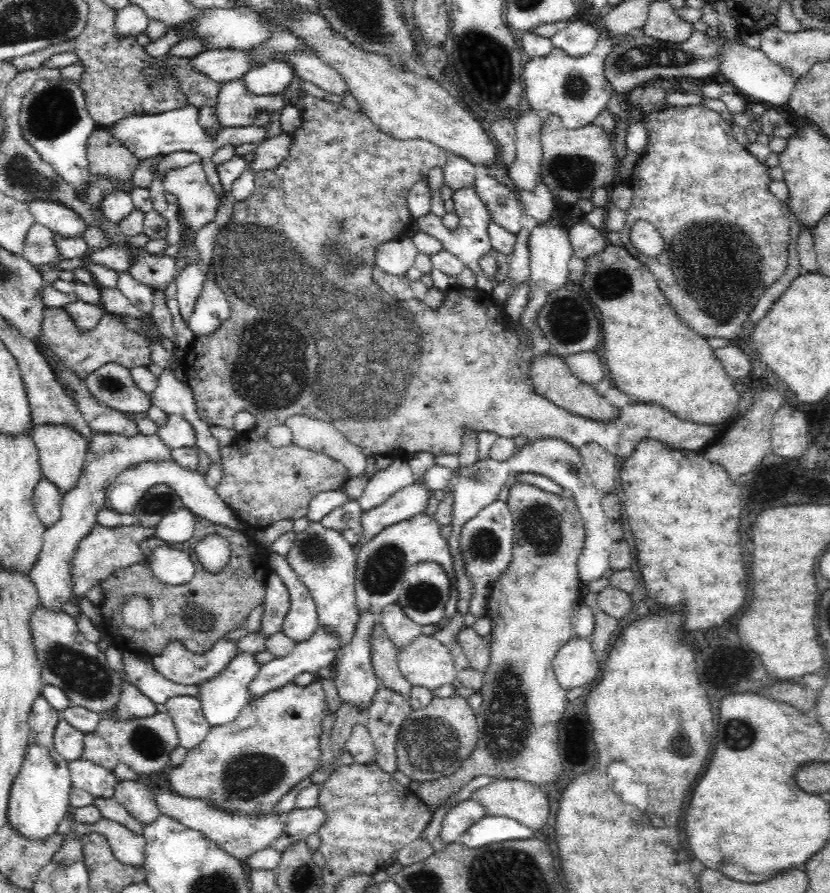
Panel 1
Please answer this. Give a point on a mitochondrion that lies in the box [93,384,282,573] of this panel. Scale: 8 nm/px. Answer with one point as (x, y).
(157, 502)

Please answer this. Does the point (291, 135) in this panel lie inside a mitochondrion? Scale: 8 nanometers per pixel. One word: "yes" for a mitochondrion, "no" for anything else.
no

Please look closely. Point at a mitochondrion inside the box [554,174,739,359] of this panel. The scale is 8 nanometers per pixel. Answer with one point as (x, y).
(610, 281)

